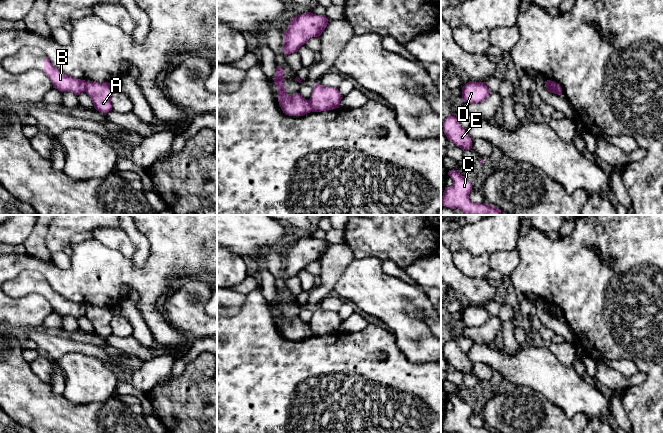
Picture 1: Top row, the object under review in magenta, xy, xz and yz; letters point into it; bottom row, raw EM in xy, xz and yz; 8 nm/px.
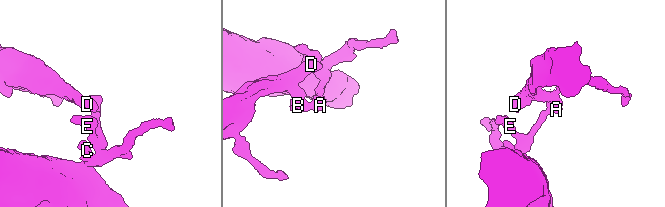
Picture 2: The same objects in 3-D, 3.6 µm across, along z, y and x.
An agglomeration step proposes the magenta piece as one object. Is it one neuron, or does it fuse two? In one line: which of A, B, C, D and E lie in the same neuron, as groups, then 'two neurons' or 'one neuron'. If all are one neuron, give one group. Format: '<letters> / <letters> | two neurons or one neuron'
A C E / B D | two neurons

